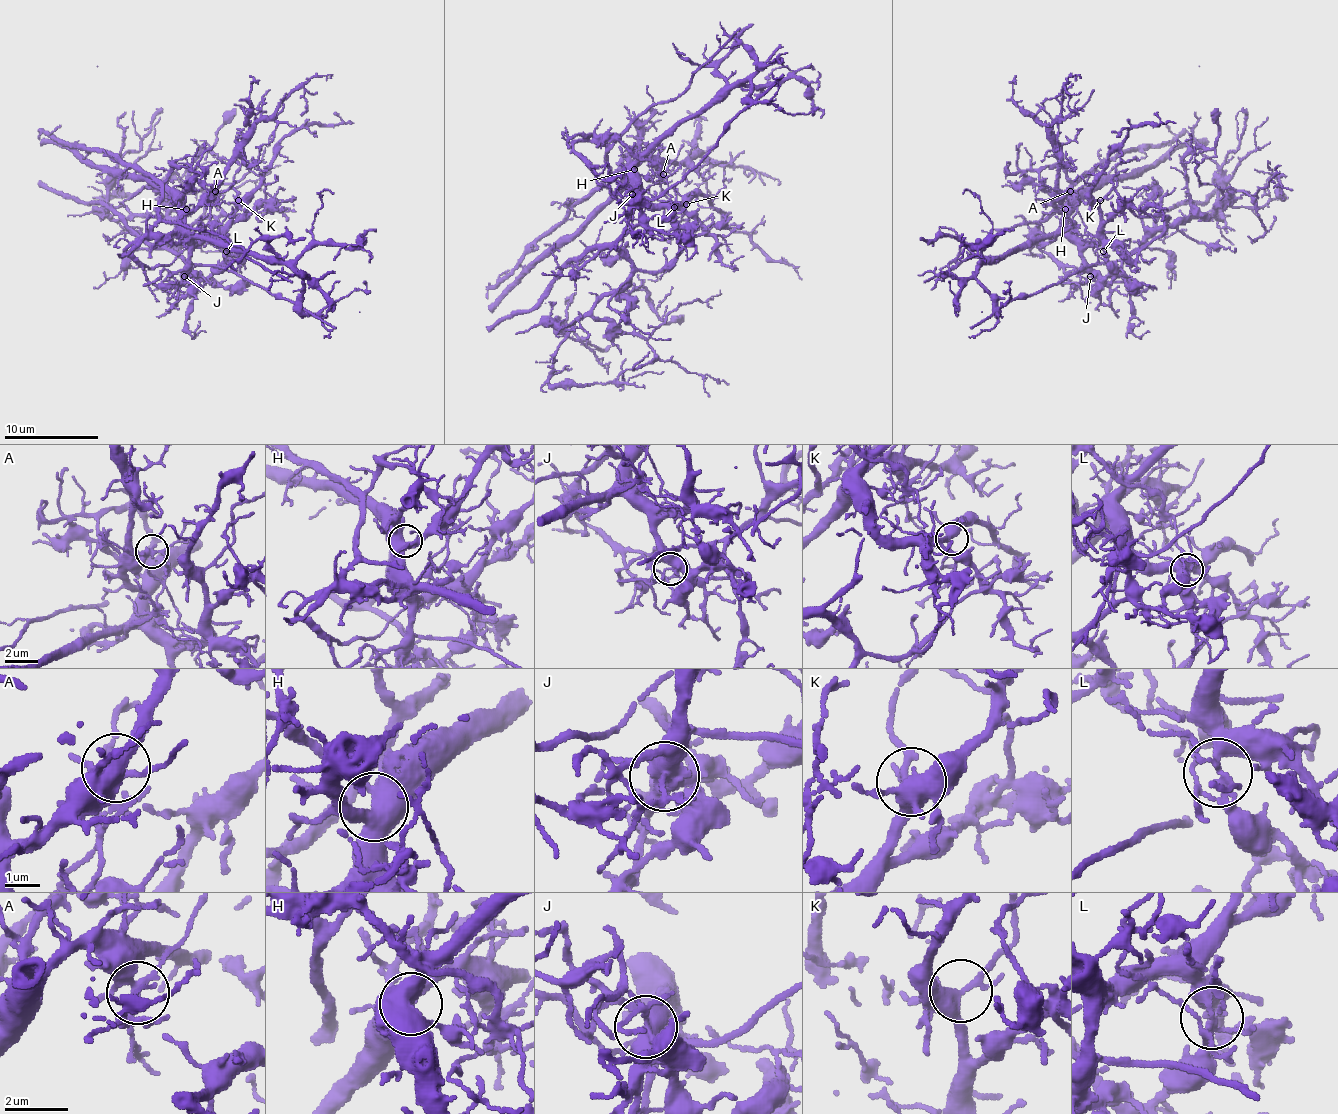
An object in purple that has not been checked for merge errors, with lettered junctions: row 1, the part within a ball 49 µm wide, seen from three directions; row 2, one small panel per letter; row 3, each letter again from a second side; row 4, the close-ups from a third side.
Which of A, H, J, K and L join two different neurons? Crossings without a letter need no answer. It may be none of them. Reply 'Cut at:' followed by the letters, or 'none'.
Cut at: J, L

